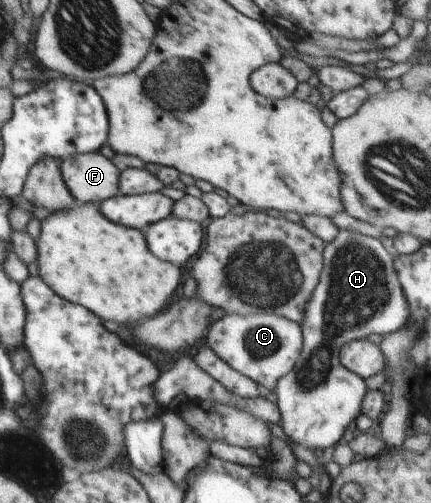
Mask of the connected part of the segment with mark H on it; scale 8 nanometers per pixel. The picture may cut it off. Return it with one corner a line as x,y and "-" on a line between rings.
339,228
338,234
323,251
323,268
318,285
305,305
303,320
299,323
303,331
303,350
294,369
280,378
275,389
282,429
289,439
288,446
307,443
311,449
320,451
338,445
343,441
344,431
353,428
368,387
364,378
347,369
340,361
342,346
350,340
361,340
368,335
394,333
406,326
410,308
399,277
395,272
395,257
386,250
379,238
373,238
352,230

